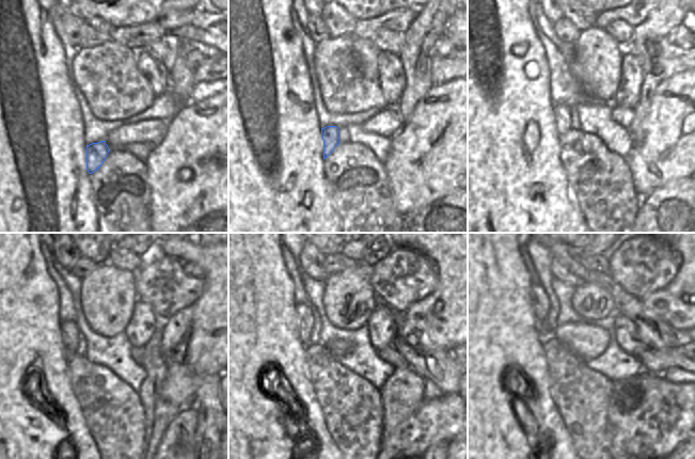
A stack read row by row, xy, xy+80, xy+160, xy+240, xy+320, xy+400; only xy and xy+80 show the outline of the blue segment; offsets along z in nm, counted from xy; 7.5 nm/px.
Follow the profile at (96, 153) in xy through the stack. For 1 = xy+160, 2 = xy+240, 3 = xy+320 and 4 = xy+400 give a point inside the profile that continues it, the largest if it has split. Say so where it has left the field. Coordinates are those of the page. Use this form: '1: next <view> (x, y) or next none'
1: next xy+160 (562, 112)
2: next xy+240 (68, 329)
3: next xy+320 (304, 313)
4: next xy+400 (540, 303)

